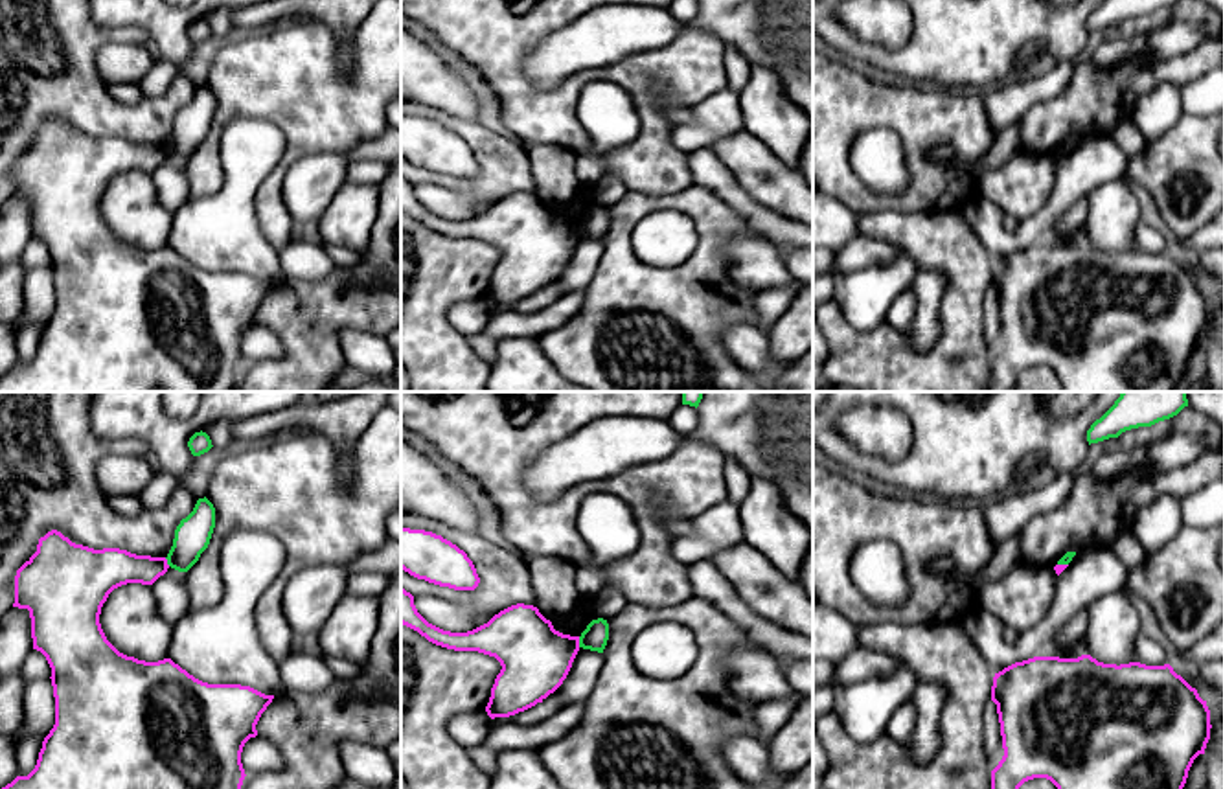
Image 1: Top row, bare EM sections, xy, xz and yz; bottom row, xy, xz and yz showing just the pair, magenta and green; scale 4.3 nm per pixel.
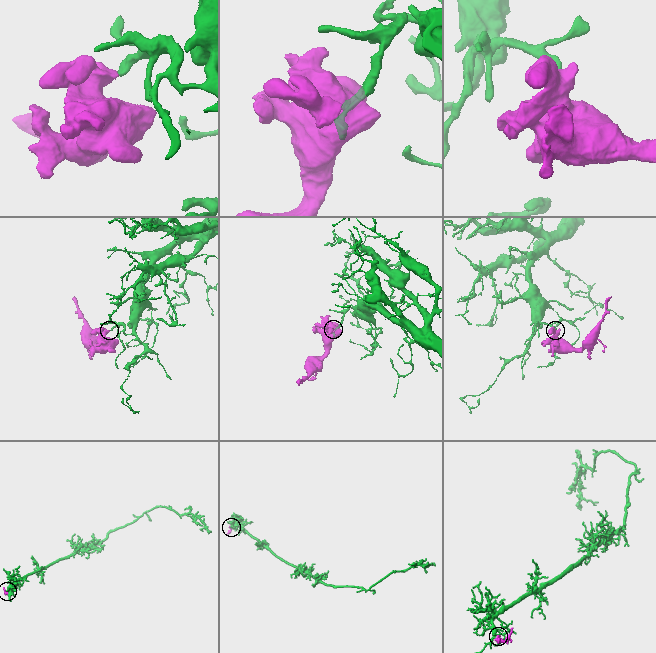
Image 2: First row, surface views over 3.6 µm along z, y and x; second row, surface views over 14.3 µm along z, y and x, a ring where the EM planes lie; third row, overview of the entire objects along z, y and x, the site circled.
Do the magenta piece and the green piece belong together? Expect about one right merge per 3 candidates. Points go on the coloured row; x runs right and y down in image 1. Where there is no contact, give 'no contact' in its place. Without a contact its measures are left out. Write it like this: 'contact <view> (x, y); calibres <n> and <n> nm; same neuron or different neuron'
contact xz (578, 642); calibres 300 and 110 nm; different neuron

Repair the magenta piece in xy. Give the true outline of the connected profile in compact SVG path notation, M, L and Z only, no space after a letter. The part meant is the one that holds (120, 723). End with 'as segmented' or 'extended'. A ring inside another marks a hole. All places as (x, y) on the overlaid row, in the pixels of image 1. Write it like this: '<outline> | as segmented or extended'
M51 530L39 539L37 552L17 570L13 607L29 611L33 649L40 651L51 668L50 679L55 697L55 725L42 741L35 769L28 776L17 776L2 789L241 789L246 776L241 763L243 747L250 738L257 736L256 725L261 714L272 703L274 695L265 695L250 686L241 684L202 682L175 664L171 658L145 662L134 657L127 657L107 640L101 629L101 607L114 589L127 583L153 585L167 572L167 568L169 565L166 557L136 555L120 548L94 550L72 543L57 530Z | as segmented

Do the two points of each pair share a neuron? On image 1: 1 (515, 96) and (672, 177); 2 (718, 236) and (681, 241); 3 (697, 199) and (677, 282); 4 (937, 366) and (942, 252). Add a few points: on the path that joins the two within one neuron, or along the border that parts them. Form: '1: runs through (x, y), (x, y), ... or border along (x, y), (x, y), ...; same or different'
1: runs through (569, 91), (624, 74), (655, 124); same
2: border along (674, 208), (692, 223), (696, 249), (666, 269); different
3: runs through (707, 219), (707, 254), (697, 263); same
4: runs through (959, 339), (959, 280); same

